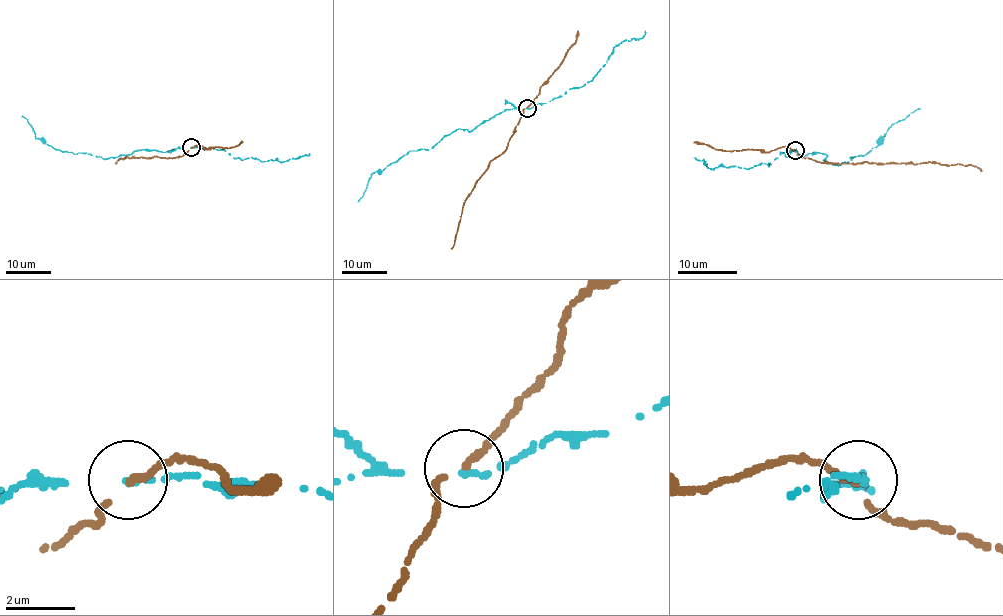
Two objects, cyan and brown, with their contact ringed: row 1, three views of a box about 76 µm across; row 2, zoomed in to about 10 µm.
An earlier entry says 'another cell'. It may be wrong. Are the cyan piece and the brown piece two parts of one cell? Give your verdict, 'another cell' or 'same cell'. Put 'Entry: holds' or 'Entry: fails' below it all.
another cell
Entry: holds

